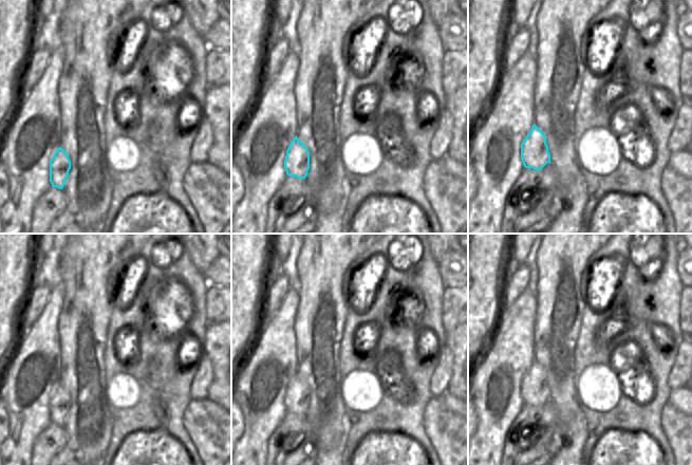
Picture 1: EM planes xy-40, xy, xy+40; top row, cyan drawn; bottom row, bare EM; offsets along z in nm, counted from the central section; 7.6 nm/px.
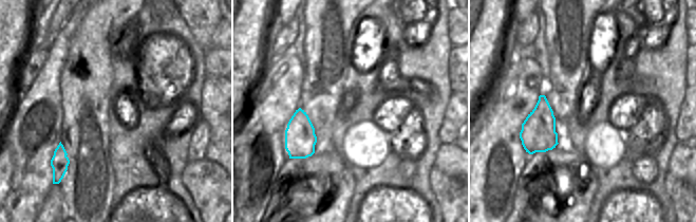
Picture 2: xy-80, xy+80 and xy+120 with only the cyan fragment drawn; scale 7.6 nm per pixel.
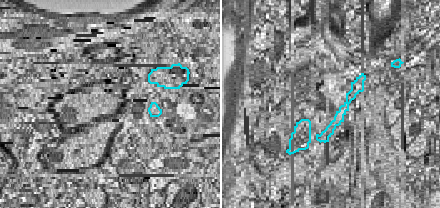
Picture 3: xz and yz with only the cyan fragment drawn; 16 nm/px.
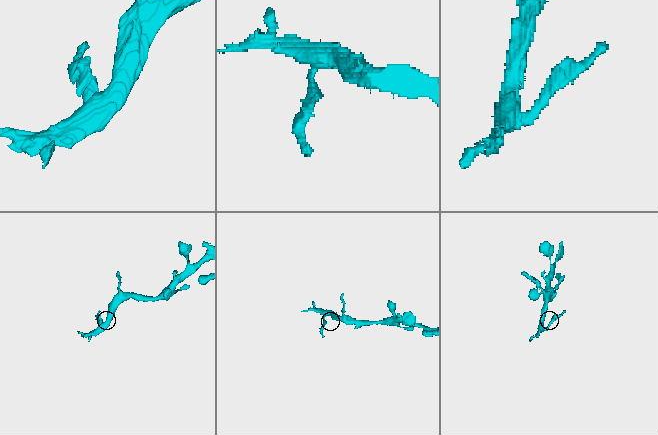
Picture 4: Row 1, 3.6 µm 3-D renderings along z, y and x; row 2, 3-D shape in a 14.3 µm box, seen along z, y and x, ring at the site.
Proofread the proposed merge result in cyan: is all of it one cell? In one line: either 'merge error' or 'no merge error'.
merge error

